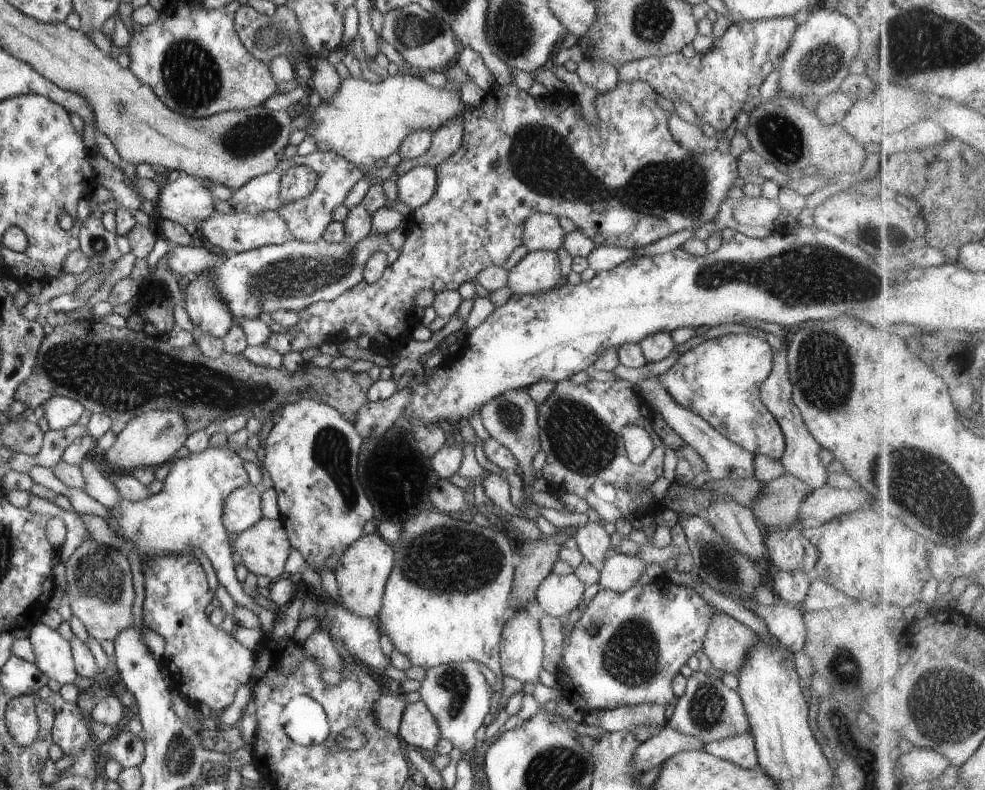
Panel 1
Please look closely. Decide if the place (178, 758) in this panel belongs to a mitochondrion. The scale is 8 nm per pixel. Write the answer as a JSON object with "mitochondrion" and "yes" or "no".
{"mitochondrion":"yes"}

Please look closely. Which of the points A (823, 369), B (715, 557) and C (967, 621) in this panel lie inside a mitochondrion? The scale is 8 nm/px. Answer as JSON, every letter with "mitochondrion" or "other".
{"A":"mitochondrion","B":"mitochondrion","C":"other"}

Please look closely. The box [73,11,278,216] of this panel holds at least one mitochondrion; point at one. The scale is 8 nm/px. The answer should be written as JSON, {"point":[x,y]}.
{"point":[191,77]}

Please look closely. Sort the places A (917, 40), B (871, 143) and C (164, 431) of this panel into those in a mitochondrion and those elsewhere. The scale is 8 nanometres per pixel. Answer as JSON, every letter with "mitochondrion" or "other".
{"A":"mitochondrion","B":"other","C":"mitochondrion"}

